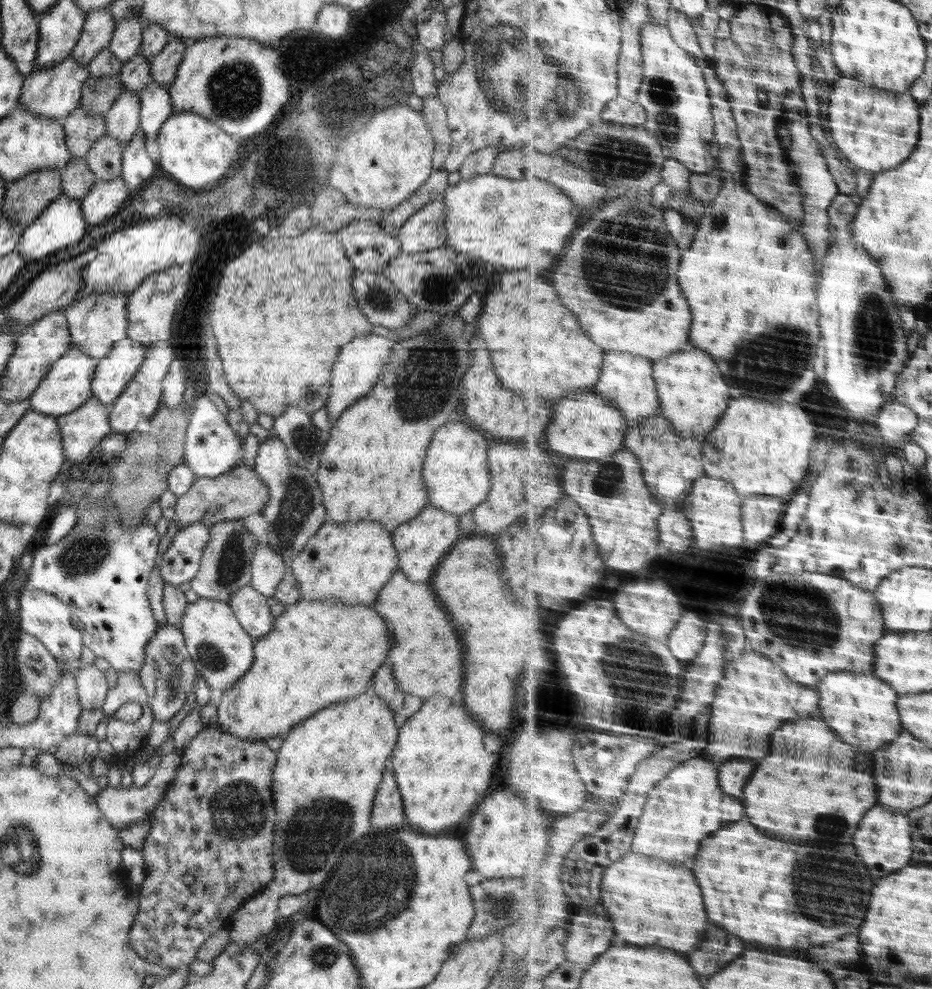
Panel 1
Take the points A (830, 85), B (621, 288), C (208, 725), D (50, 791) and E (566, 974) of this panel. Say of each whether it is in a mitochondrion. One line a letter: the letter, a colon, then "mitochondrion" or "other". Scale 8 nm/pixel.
A: other
B: mitochondrion
C: other
D: other
E: other

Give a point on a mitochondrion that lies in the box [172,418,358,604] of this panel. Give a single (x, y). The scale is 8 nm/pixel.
(298, 505)

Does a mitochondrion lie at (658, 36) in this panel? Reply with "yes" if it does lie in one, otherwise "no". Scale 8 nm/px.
no

